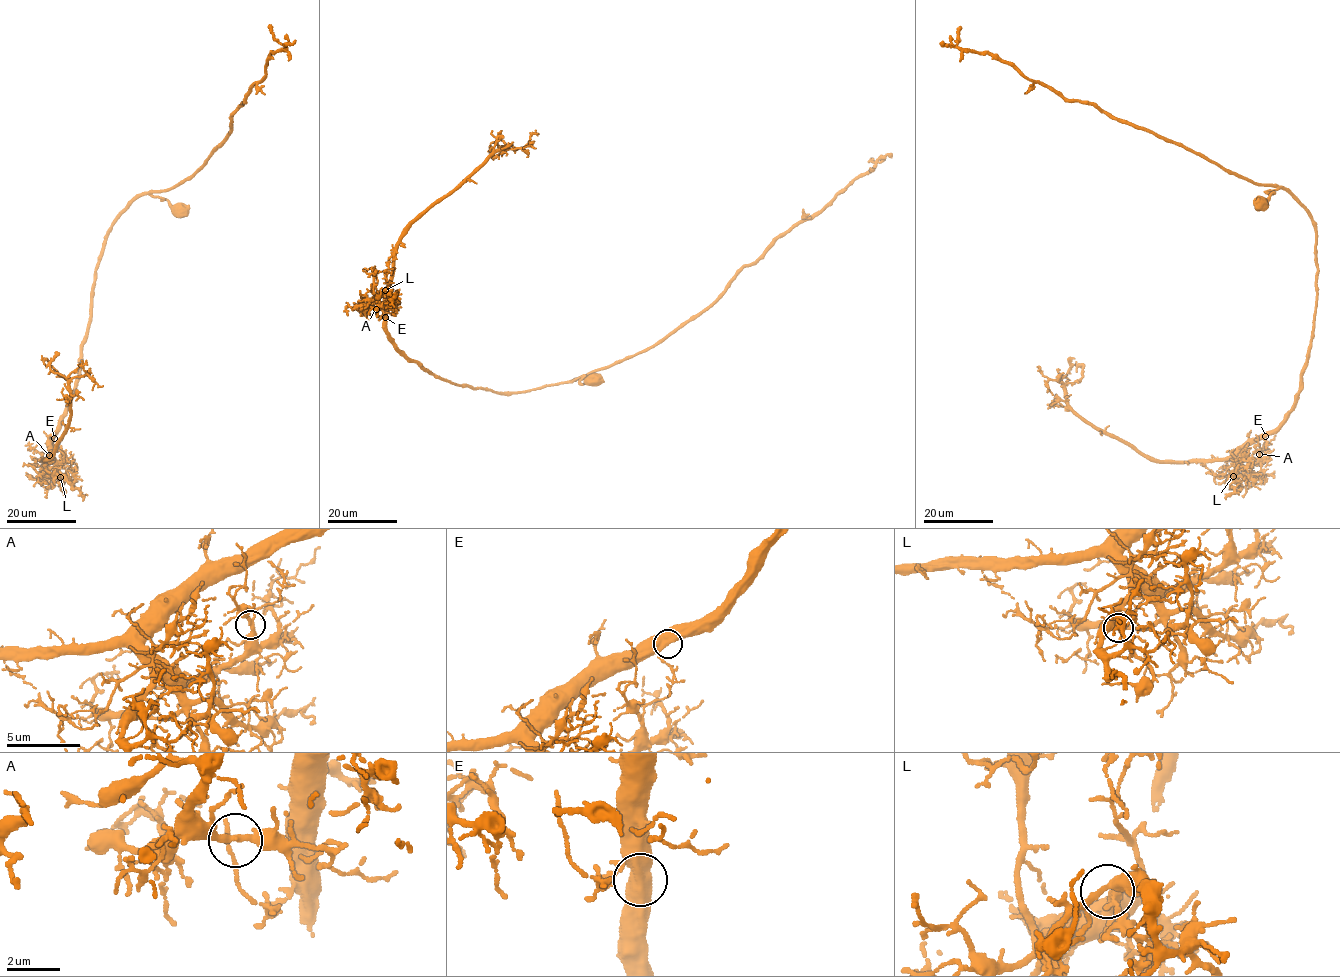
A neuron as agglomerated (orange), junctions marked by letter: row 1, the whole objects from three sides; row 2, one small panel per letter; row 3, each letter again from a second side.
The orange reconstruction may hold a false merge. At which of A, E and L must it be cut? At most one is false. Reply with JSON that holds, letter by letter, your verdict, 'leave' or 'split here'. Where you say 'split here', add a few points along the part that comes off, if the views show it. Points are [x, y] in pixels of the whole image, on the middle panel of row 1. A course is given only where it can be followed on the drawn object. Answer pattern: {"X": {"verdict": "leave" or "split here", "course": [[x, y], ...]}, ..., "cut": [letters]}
{"A": {"verdict": "leave"}, "E": {"verdict": "leave"}, "L": {"verdict": "leave"}, "cut": []}

